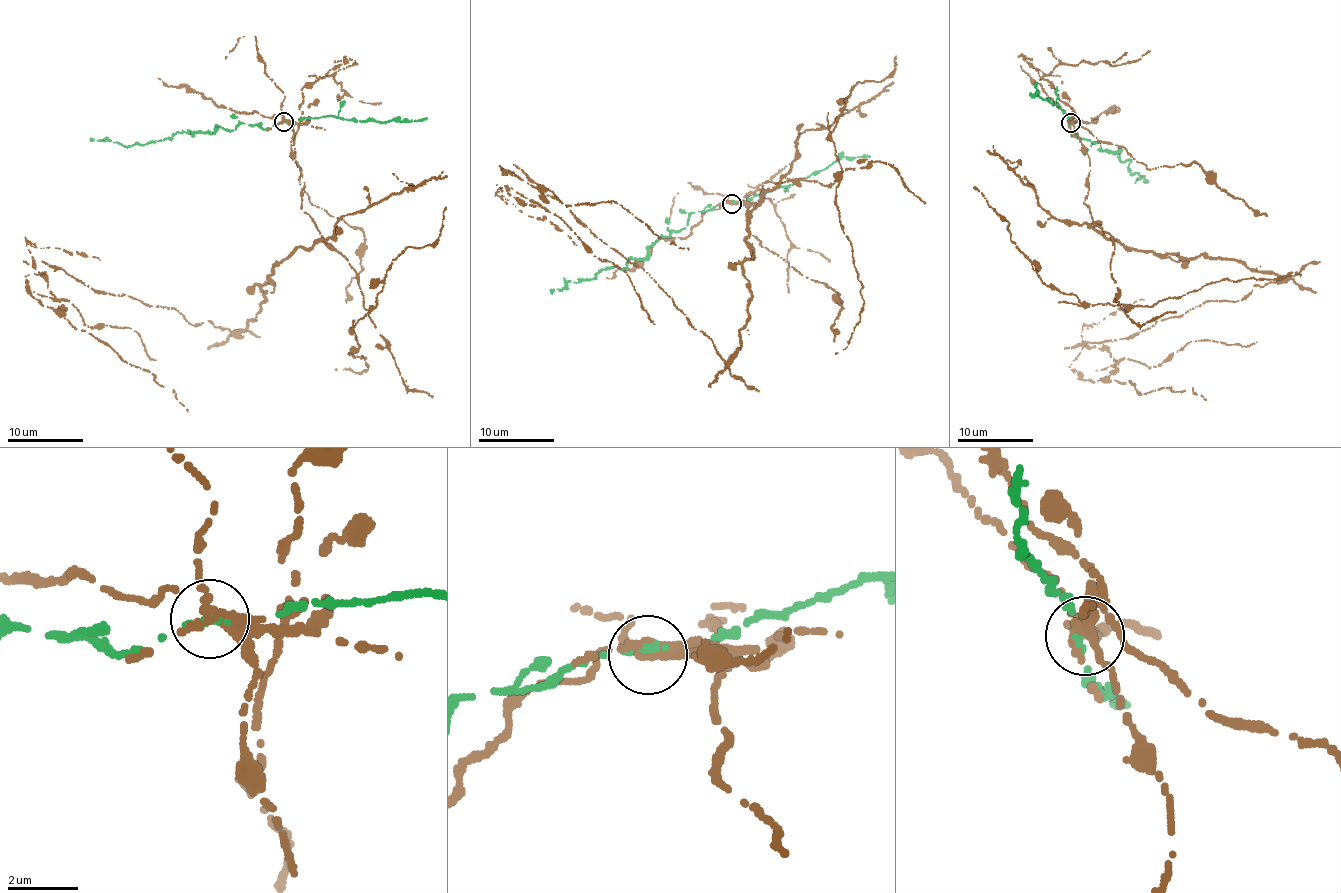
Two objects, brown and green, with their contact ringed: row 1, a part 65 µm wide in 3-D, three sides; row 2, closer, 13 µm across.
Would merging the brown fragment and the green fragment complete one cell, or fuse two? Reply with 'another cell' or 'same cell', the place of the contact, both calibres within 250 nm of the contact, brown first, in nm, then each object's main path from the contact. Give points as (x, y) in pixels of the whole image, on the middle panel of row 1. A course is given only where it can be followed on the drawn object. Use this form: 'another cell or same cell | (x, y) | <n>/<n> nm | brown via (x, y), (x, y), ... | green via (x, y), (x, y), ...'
another cell | (732, 203) | 280/240 nm | brown via (732, 204), (789, 180), (748, 220), (749, 321), (726, 361), (642, 267), (500, 166), (627, 274), (655, 323) | green via (732, 202), (693, 213), (685, 228), (661, 236), (623, 270), (603, 269), (551, 293)

